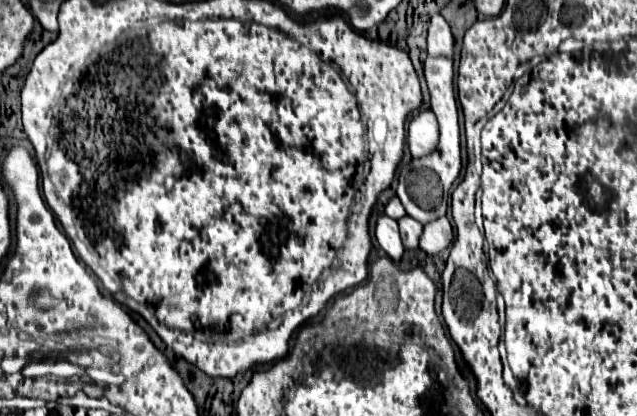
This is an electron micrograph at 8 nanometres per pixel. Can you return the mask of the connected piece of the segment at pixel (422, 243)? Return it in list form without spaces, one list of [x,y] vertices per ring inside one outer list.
[[[437,217],[431,223],[423,225],[423,233],[419,237],[419,247],[427,255],[435,255],[435,253],[441,253],[445,247],[449,247],[451,239],[453,239],[451,223],[447,221],[447,217]]]

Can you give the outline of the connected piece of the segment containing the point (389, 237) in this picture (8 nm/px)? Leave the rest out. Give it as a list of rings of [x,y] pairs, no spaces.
[[[379,215],[377,217],[377,223],[375,223],[375,237],[381,245],[381,249],[393,259],[393,261],[399,261],[405,247],[401,243],[401,237],[399,237],[399,227],[397,227],[397,221],[387,217],[387,215]]]

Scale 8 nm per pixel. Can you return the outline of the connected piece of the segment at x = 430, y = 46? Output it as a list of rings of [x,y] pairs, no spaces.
[[[435,15],[429,23],[427,51],[431,55],[453,57],[453,35],[451,35],[451,29],[449,29],[447,21],[441,15]]]

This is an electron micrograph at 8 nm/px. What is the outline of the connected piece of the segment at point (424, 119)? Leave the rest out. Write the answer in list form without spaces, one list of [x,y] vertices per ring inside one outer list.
[[[419,109],[409,121],[407,129],[407,145],[413,157],[423,157],[427,151],[433,151],[437,145],[439,129],[437,119],[431,109]]]

